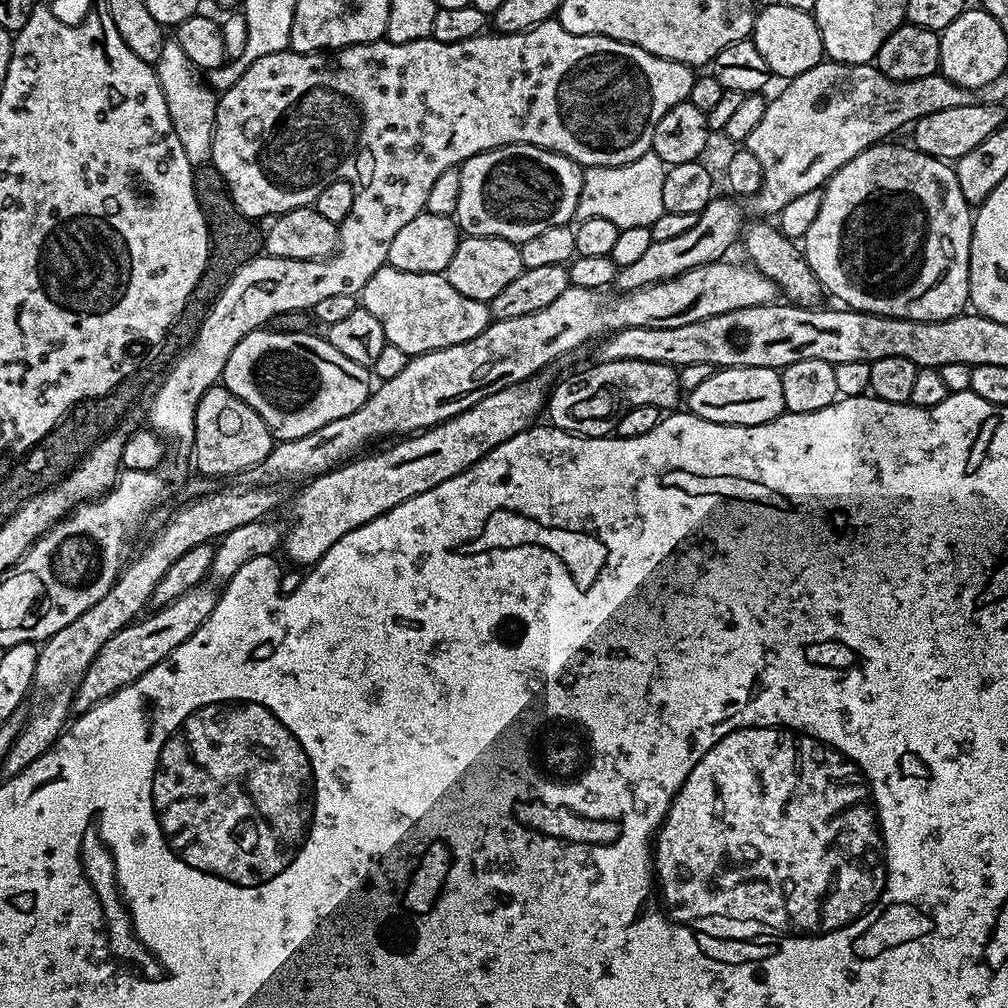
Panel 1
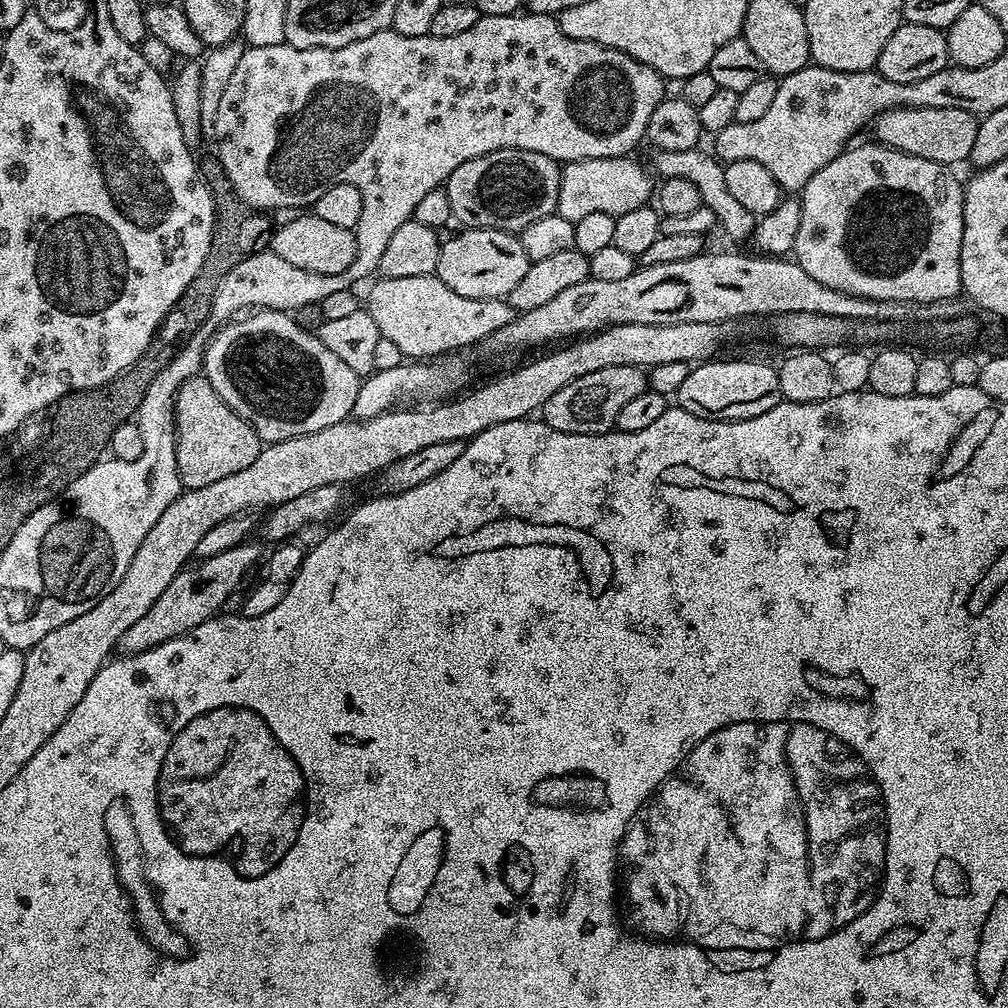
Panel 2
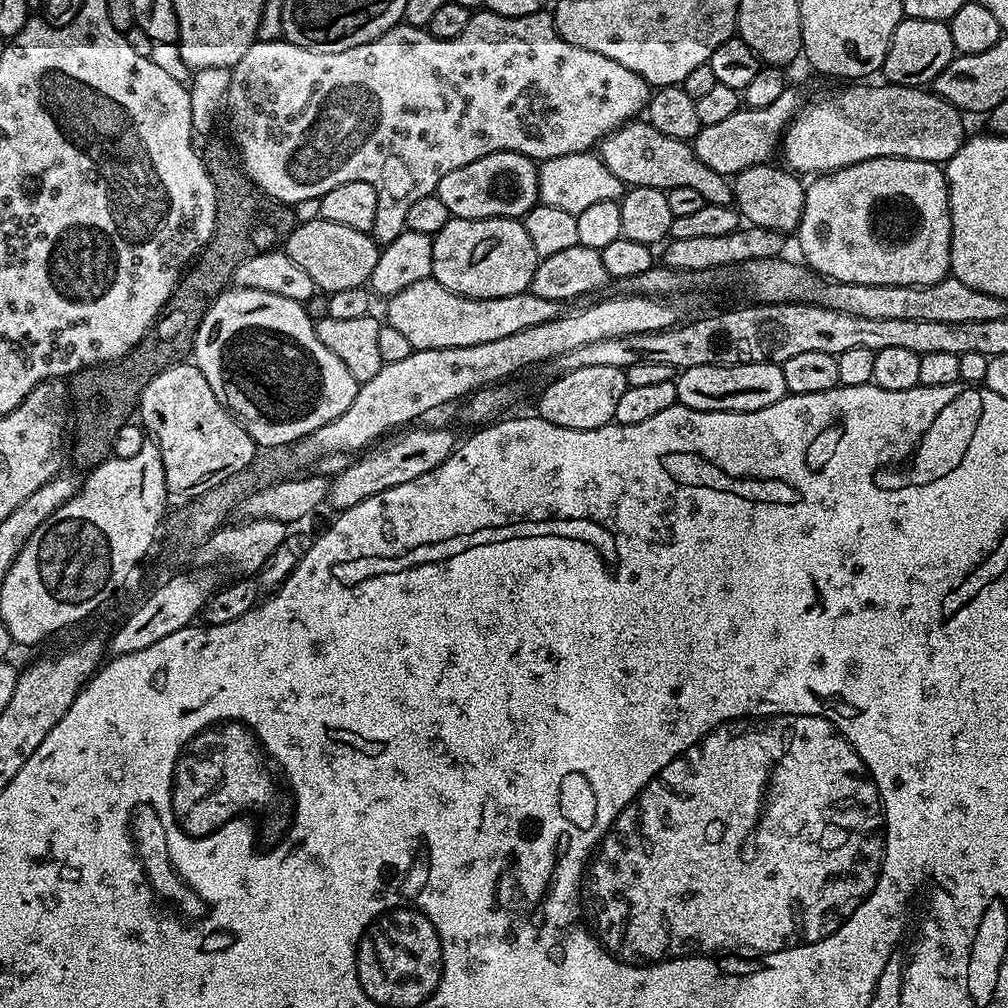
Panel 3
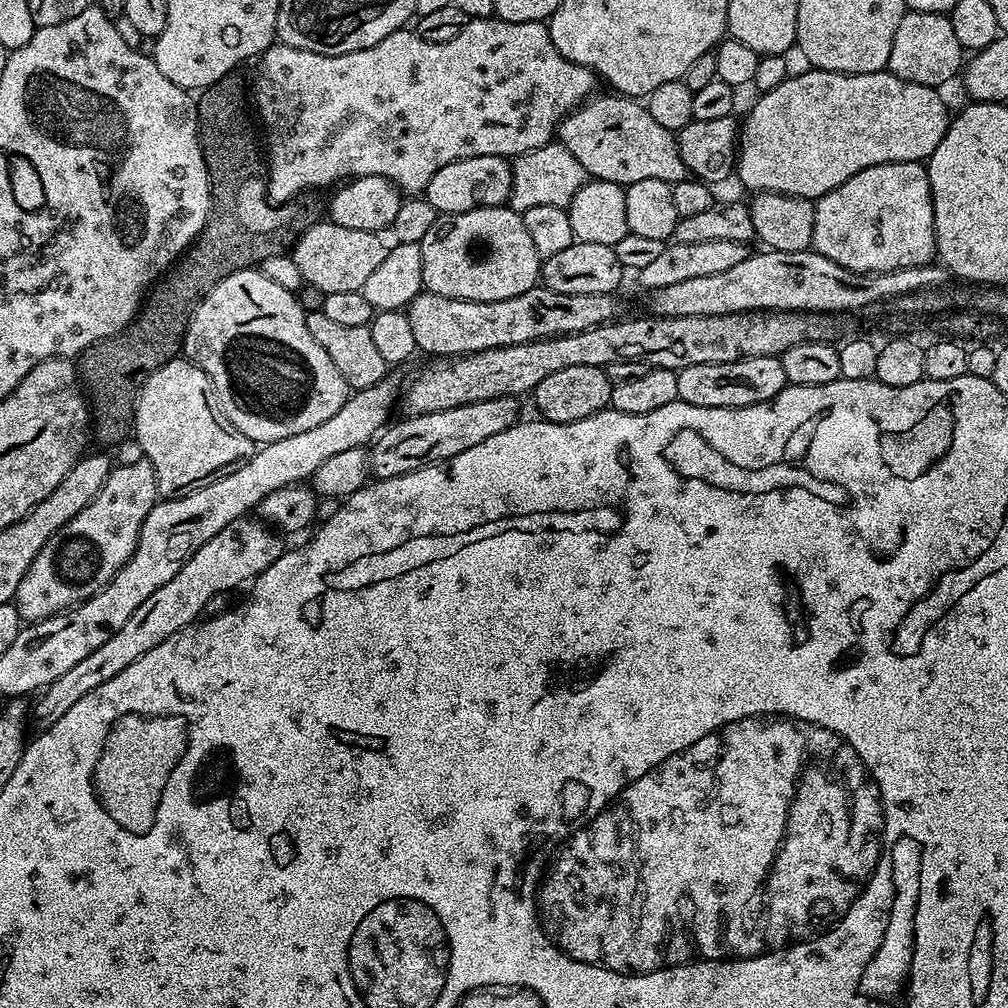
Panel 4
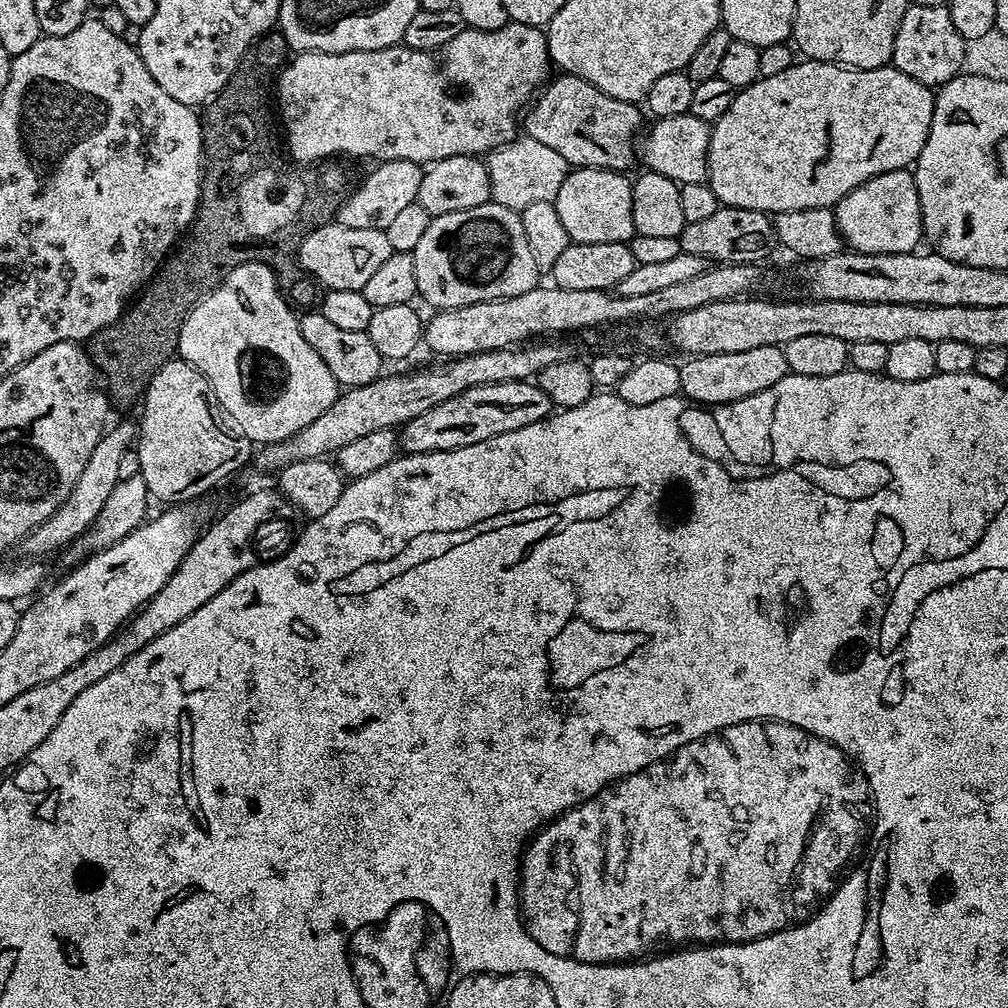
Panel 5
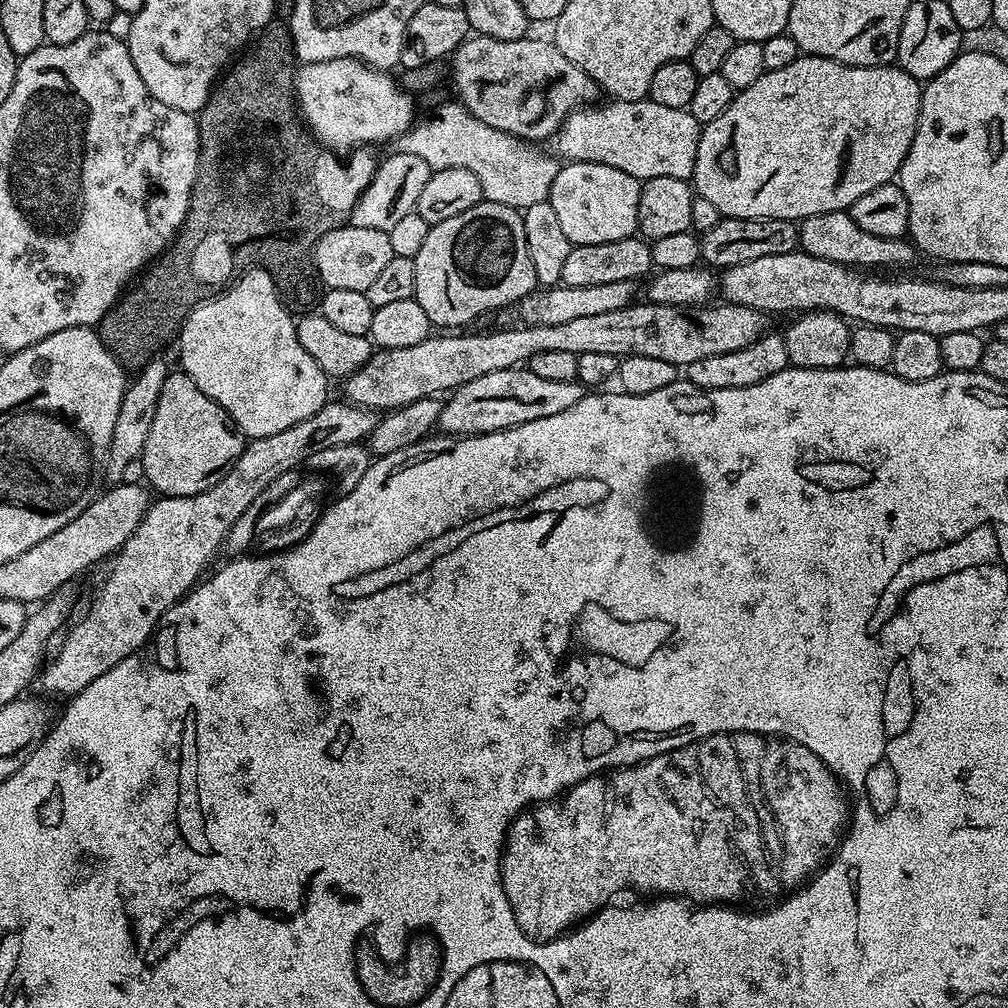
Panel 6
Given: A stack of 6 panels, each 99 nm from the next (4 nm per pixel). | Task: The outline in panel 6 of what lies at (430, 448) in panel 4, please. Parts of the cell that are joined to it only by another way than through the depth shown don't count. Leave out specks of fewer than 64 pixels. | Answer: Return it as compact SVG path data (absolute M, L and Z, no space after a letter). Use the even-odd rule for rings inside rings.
M526 366L510 370L494 370L494 374L482 374L482 378L474 378L474 382L466 382L466 386L457 388L447 397L446 403L440 409L438 428L441 433L449 436L477 436L490 434L498 430L506 430L518 426L522 422L534 422L534 418L550 418L550 414L562 414L562 410L570 410L586 394L585 385L579 380L554 382L547 378L538 378Z

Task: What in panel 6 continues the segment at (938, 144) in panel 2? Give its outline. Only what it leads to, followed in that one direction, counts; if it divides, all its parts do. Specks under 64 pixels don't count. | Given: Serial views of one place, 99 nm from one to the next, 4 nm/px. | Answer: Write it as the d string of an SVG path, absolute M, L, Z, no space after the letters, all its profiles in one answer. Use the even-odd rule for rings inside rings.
M802 54L794 62L790 62L790 66L782 66L782 70L765 70L762 78L754 82L754 86L741 88L733 95L730 106L722 110L722 114L718 114L714 122L701 127L698 154L691 178L695 195L707 198L724 218L799 222L814 214L851 209L852 204L858 202L858 198L862 198L862 194L870 194L870 190L878 190L878 186L891 184L897 179L902 162L910 150L910 142L914 142L914 134L918 130L921 91L921 81L915 80L910 73L899 66L855 68L849 64L840 64L837 60Z

